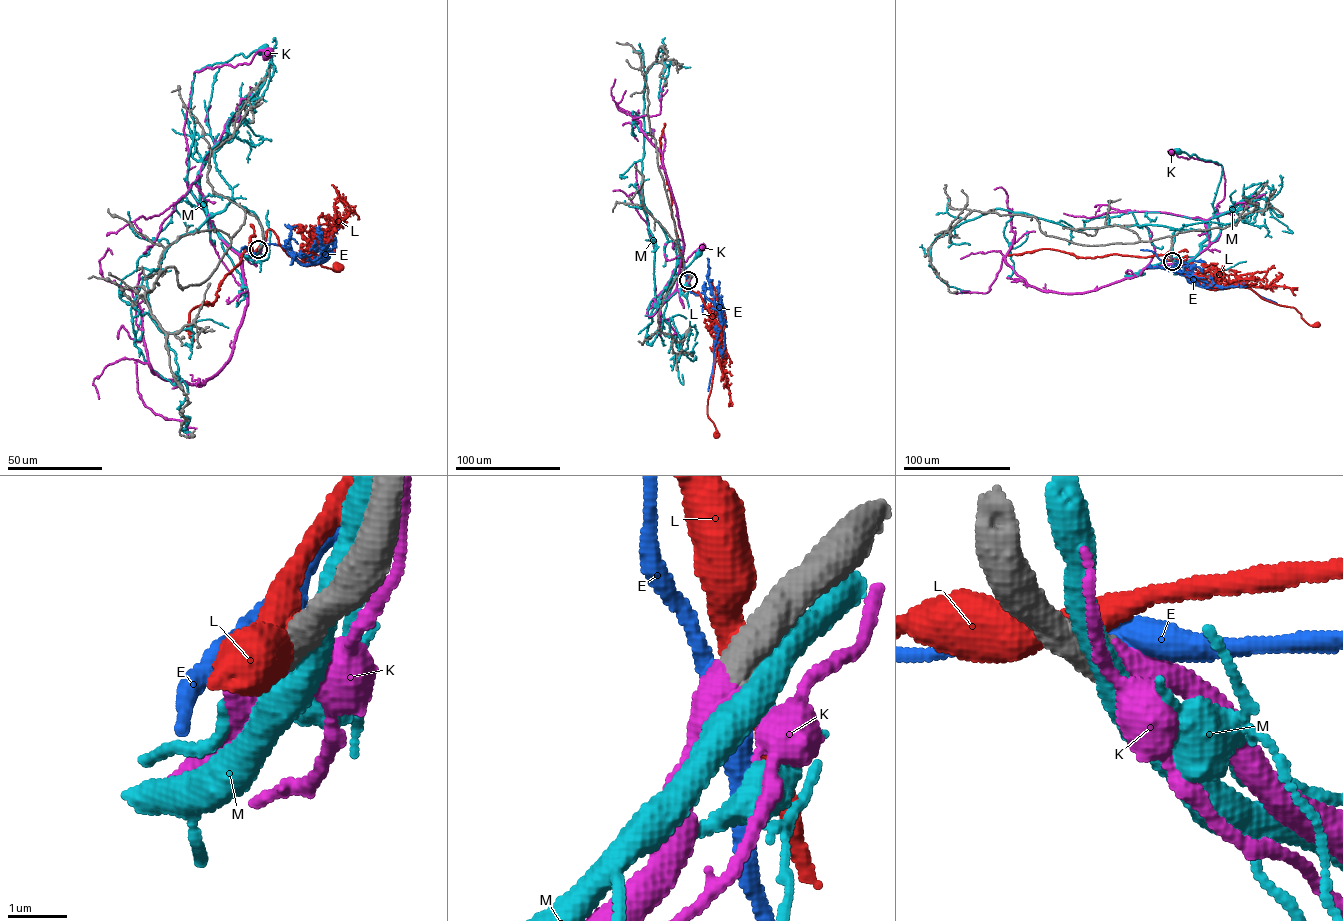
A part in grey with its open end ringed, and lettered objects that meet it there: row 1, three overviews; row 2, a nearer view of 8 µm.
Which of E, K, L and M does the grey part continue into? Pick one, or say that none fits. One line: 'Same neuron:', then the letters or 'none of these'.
Same neuron: K

